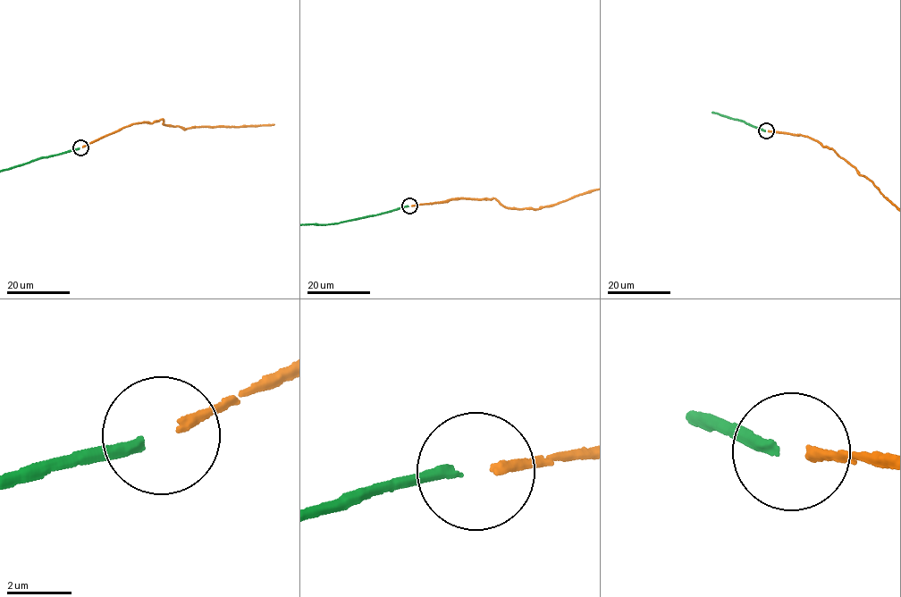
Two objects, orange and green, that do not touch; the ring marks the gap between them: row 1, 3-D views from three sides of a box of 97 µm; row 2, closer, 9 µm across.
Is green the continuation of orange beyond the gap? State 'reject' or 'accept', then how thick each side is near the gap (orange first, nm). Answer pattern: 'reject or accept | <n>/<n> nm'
accept | 320/320 nm

